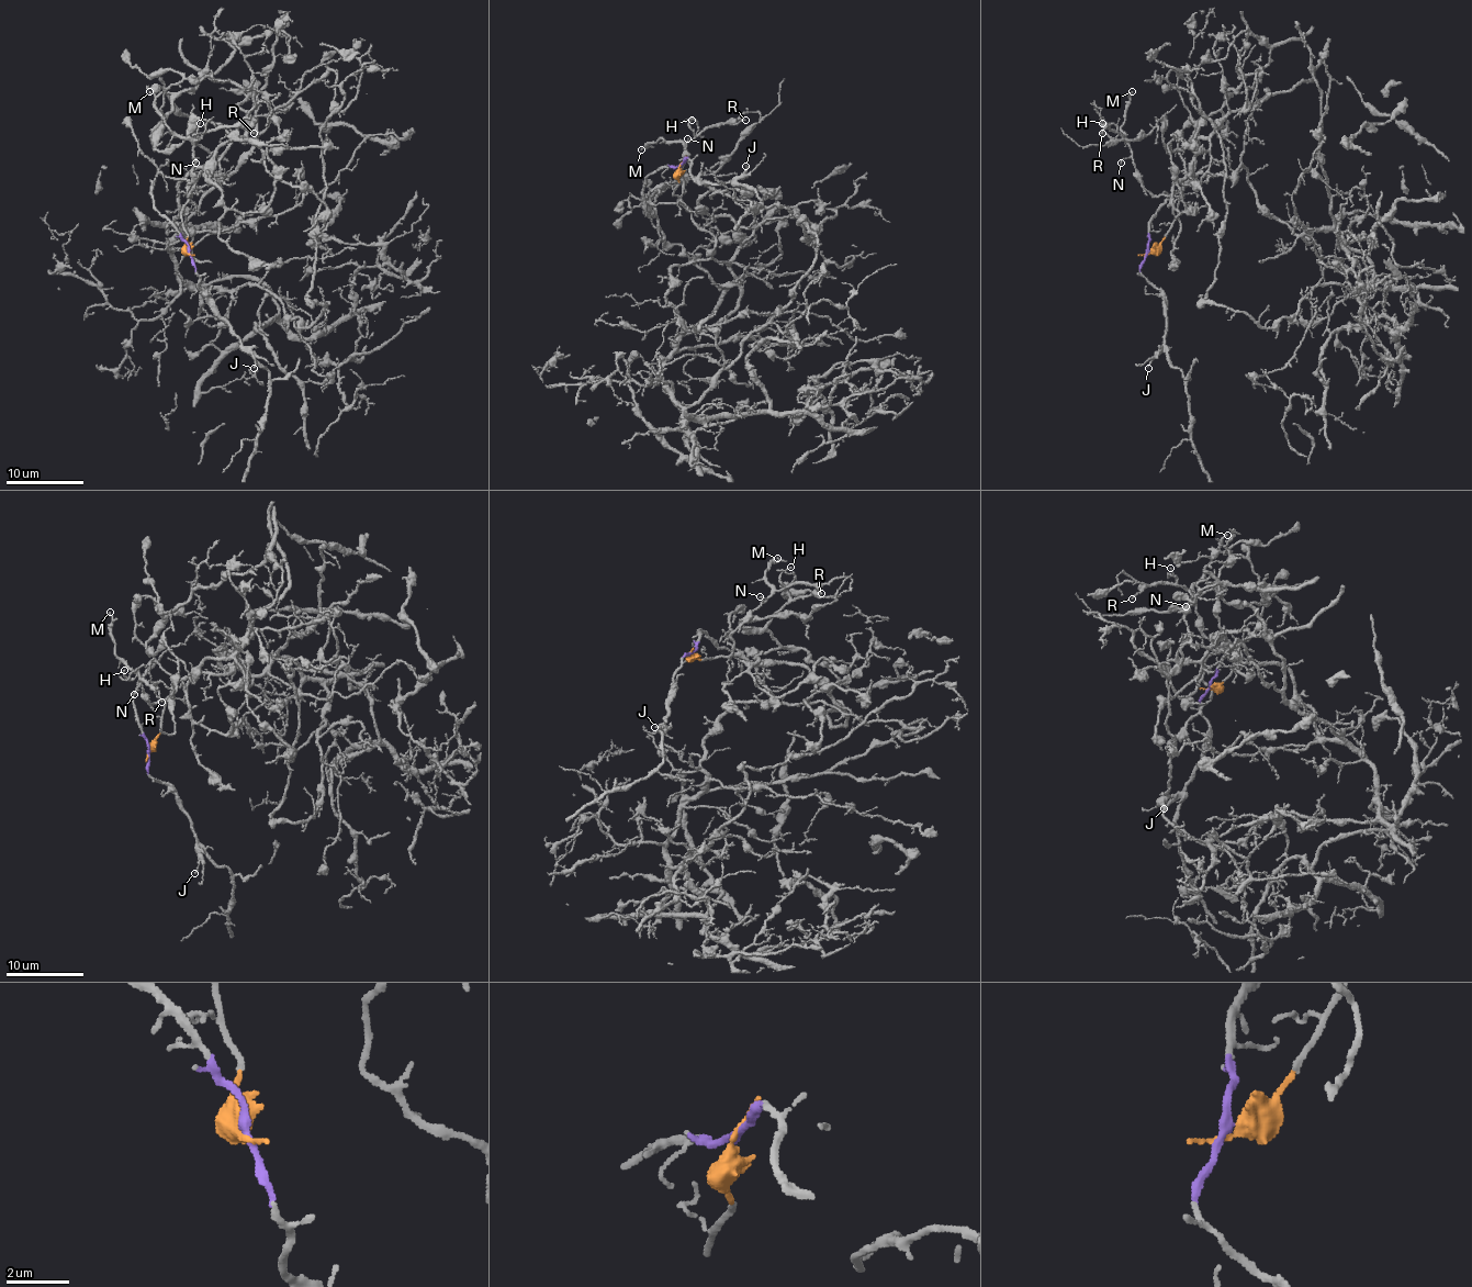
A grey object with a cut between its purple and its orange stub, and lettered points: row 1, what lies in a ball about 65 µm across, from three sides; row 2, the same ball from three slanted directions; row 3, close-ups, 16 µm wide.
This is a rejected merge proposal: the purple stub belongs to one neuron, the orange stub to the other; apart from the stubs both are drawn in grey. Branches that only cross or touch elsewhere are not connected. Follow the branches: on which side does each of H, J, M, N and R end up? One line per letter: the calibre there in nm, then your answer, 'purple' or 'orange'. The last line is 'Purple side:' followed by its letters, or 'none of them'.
H: 110 nm thick; orange
J: 110 nm thick; purple
M: 110 nm thick; orange
N: 120 nm thick; orange
R: 70 nm thick; orange
Purple side: J

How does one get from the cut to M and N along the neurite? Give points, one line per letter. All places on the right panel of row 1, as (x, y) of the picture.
M: (1148, 253), (1164, 237), (1178, 214), (1178, 198), (1153, 194), (1143, 185), (1121, 129), (1133, 91)
N: (1148, 253), (1164, 237), (1178, 214), (1178, 198), (1153, 194), (1143, 185), (1131, 157), (1125, 157), (1121, 164)

